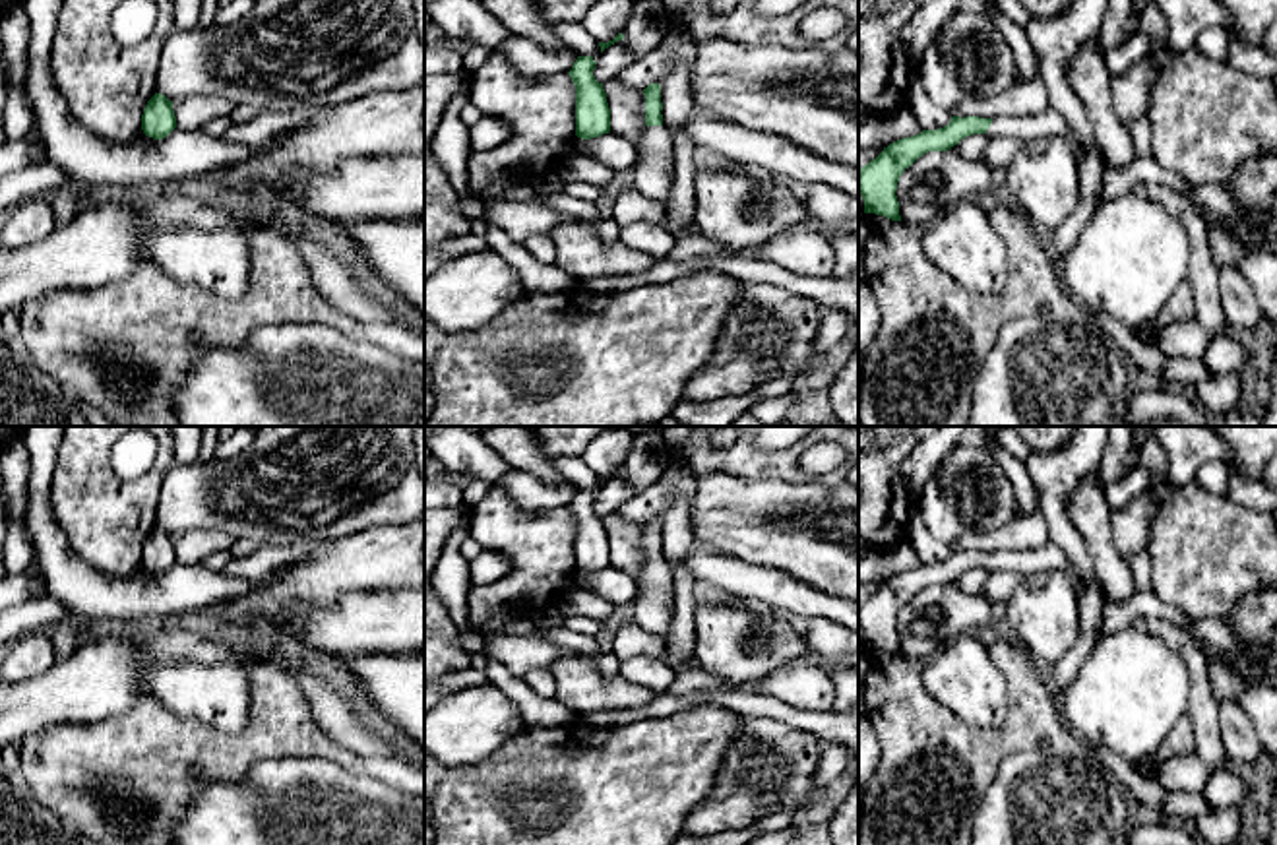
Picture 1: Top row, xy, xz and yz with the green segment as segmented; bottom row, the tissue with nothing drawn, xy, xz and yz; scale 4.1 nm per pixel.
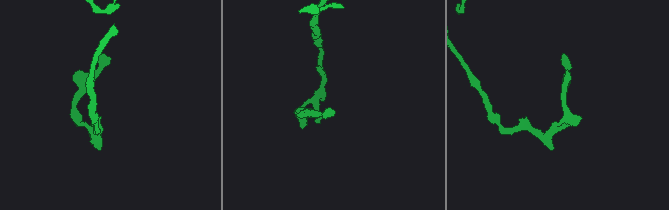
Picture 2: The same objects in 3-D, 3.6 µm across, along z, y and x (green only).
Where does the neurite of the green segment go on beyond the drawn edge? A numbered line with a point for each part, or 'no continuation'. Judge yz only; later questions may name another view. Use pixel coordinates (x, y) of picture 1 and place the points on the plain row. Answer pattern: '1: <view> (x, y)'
1: yz (1091, 599)

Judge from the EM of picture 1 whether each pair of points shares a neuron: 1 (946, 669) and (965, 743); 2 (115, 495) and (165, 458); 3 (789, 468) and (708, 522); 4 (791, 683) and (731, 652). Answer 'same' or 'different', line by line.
1: different
2: same
3: different
4: different

